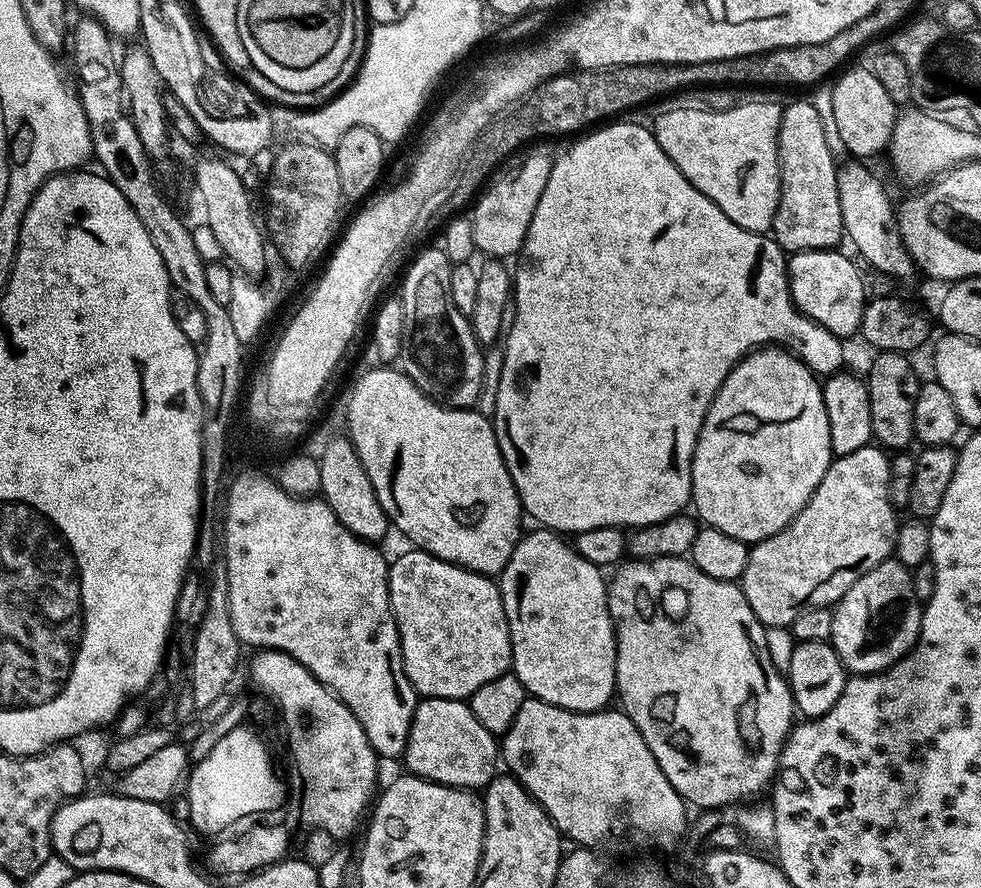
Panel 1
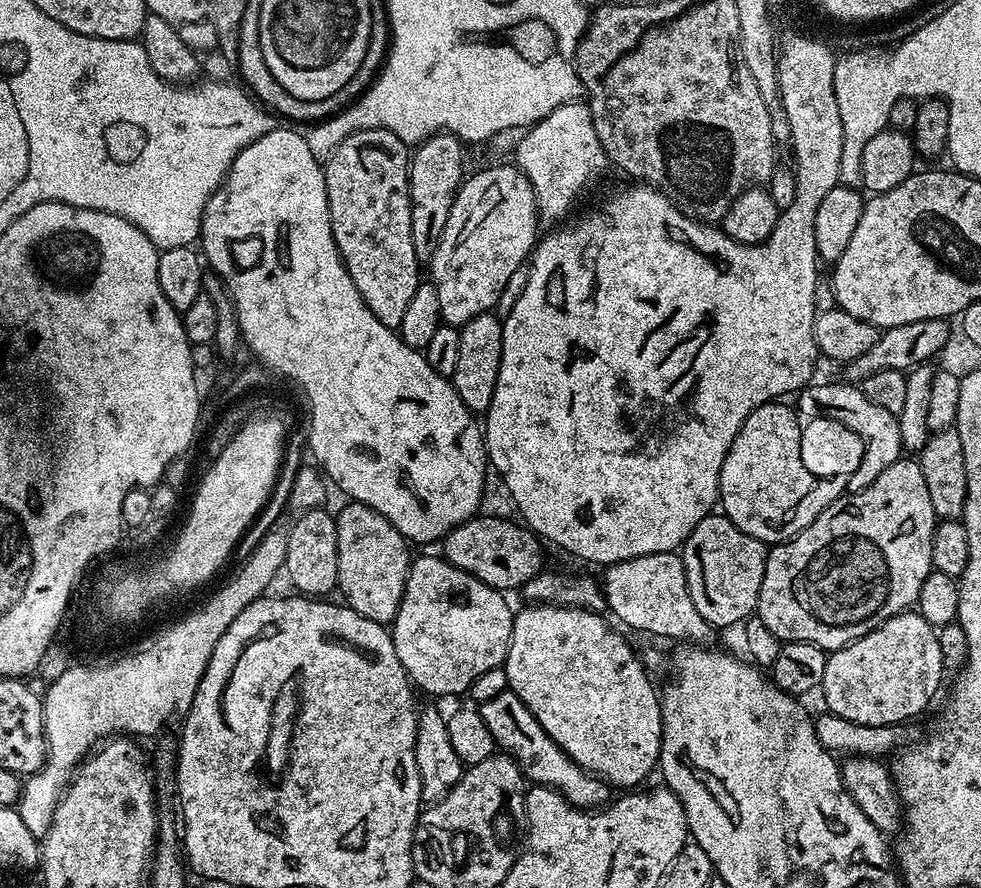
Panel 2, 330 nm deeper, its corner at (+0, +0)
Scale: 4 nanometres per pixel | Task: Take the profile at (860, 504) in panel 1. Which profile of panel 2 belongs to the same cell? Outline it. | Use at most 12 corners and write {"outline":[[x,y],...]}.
{"outline":[[894,461],[767,549],[755,615],[836,652],[919,601],[938,517]]}

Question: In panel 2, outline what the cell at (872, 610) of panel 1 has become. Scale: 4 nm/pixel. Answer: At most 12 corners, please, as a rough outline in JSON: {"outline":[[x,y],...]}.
{"outline":[[891,616],[831,653],[823,707],[914,719],[946,675],[937,629]]}

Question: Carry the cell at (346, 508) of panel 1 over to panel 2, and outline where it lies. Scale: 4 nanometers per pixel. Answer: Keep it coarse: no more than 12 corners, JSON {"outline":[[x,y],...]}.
{"outline":[[378,510],[335,513],[339,591],[388,626],[406,586],[409,541]]}

